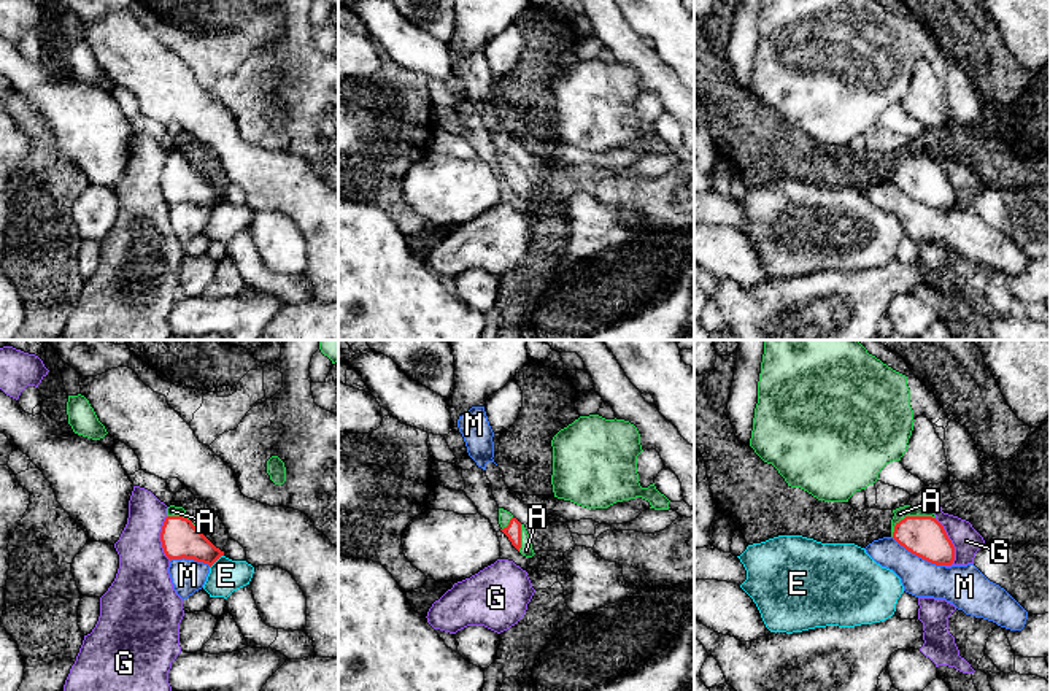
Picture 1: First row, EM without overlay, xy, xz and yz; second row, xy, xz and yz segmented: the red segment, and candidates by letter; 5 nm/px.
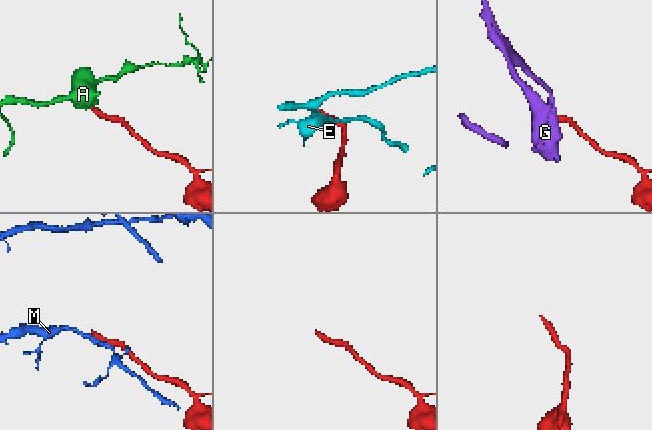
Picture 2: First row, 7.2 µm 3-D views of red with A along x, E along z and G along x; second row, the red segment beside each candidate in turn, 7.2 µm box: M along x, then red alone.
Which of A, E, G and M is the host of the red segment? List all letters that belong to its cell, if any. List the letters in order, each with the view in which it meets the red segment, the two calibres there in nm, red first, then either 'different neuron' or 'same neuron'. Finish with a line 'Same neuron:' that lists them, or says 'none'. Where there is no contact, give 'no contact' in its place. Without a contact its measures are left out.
A: yz | 200/60 nm | same neuron
E: xy | 190/170 nm | different neuron
G: yz | 200/140 nm | different neuron
M: yz | 200/200 nm | different neuron
Same neuron: A

